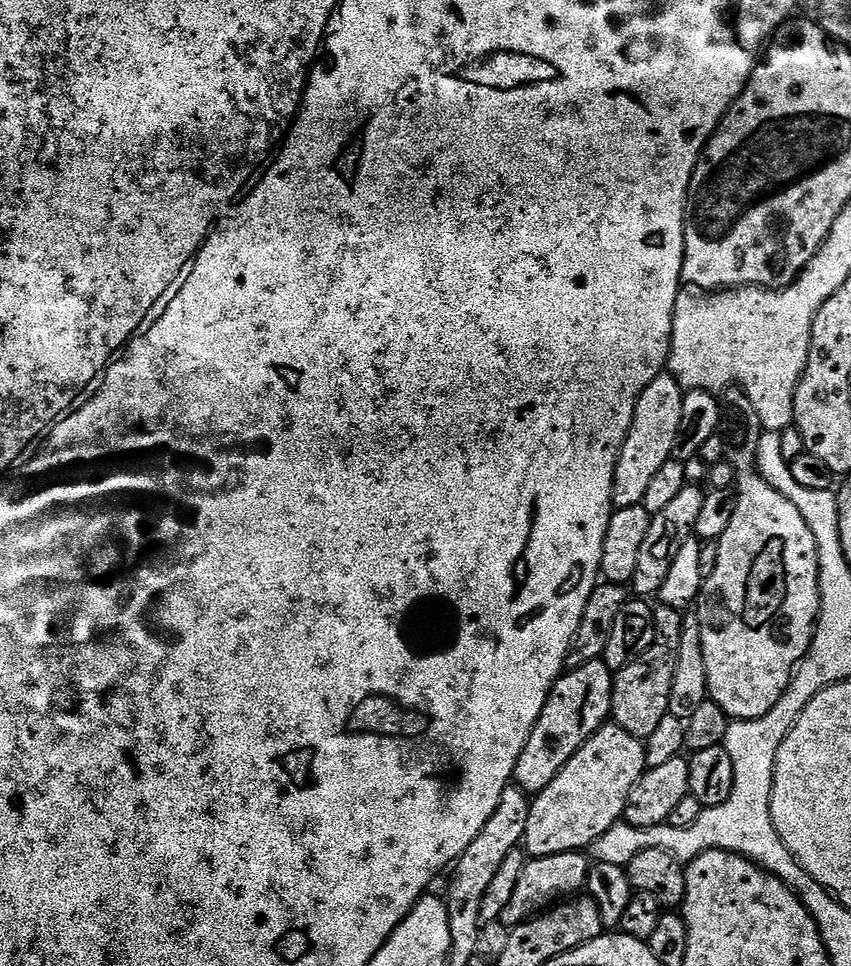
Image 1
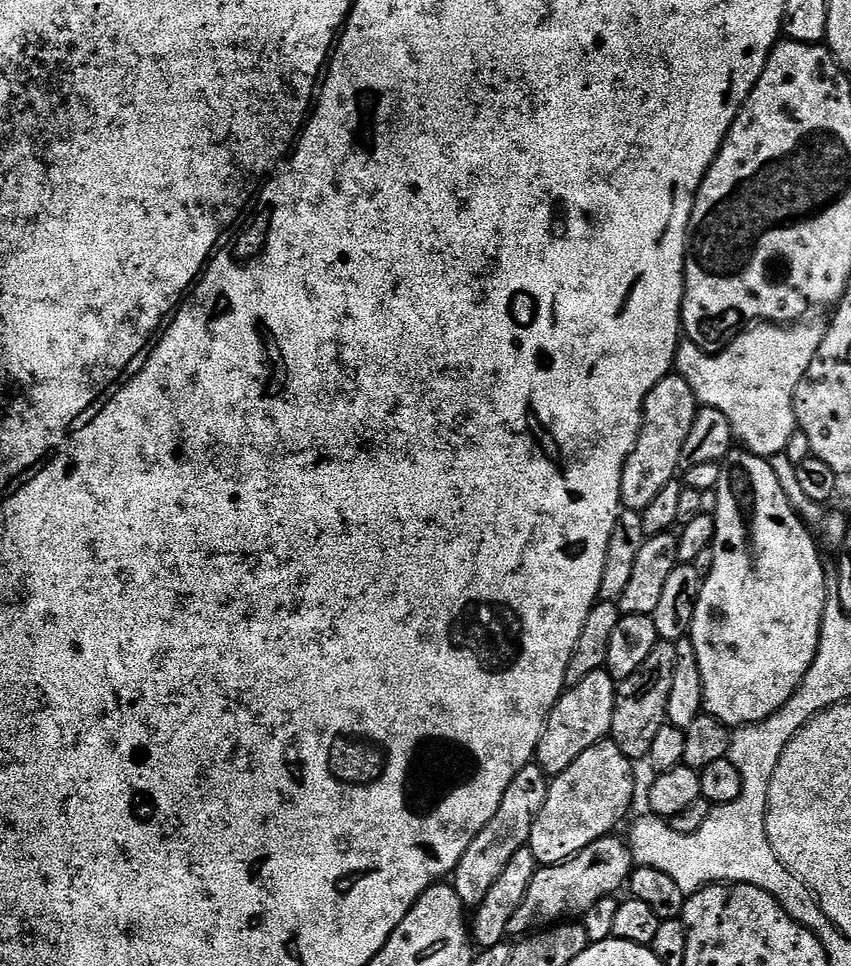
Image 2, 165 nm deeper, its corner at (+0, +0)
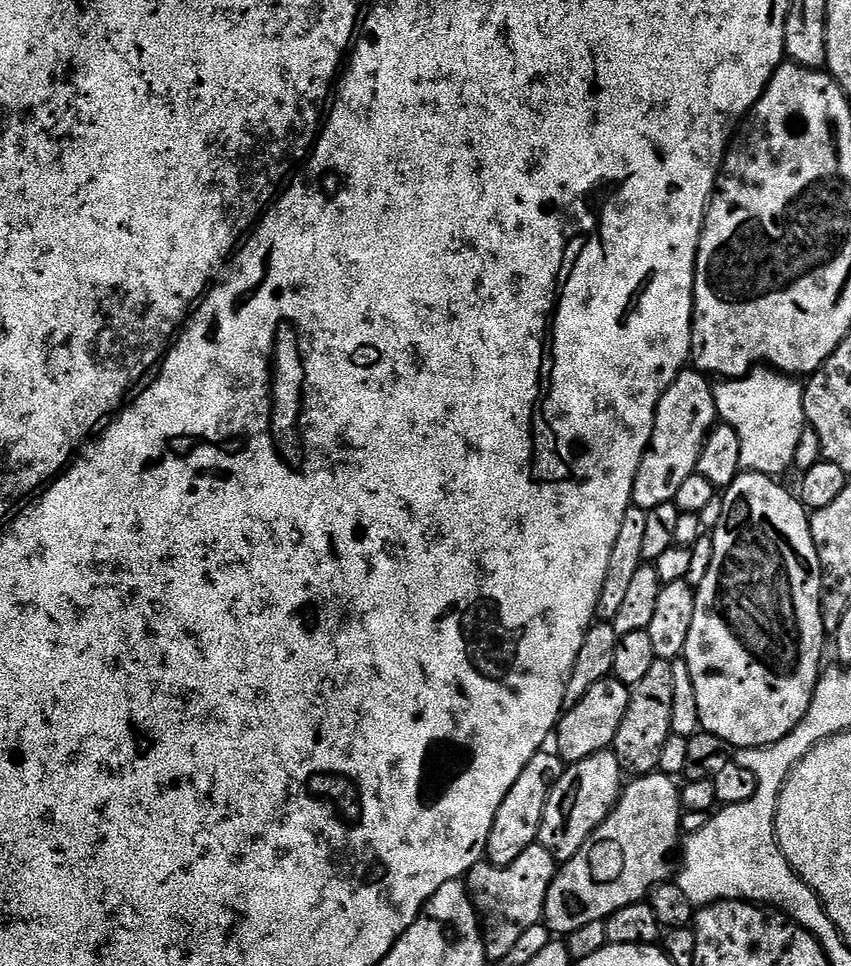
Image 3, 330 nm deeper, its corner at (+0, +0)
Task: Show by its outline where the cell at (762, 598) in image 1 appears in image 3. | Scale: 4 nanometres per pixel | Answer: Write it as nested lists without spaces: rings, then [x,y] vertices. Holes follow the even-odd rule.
[[[741,471],[740,475],[734,478],[734,482],[723,489],[722,499],[719,501],[719,504],[721,503],[720,521],[717,522],[716,529],[711,529],[710,532],[714,558],[710,558],[710,570],[706,570],[706,578],[702,578],[702,582],[695,589],[694,618],[690,622],[690,634],[686,638],[682,657],[688,663],[690,678],[694,682],[694,694],[698,694],[701,729],[722,738],[722,742],[726,742],[734,750],[765,748],[786,738],[786,734],[790,734],[810,710],[810,698],[814,694],[822,671],[820,659],[824,656],[826,633],[822,622],[820,595],[824,593],[824,575],[822,566],[818,562],[818,550],[814,550],[810,512],[800,503],[799,495],[792,493],[791,496],[780,483],[779,479],[771,476]]]

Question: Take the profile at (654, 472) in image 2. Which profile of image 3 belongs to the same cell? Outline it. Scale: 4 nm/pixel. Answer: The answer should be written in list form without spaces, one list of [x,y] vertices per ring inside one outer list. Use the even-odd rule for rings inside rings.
[[[685,370],[668,387],[666,394],[662,394],[656,411],[652,441],[648,443],[634,478],[632,503],[635,507],[645,508],[649,512],[663,504],[673,503],[682,482],[696,475],[702,446],[718,423],[713,387],[713,381],[704,373]]]

